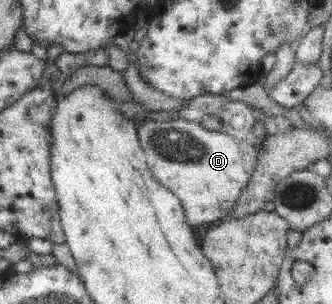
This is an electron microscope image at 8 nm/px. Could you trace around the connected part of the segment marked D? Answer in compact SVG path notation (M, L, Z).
M183 117L166 121L149 120L137 128L140 146L148 158L148 168L164 188L182 200L190 227L197 228L230 218L254 172L258 150L263 144L262 137L258 139L252 130L248 139L238 141L226 133L204 128Z

